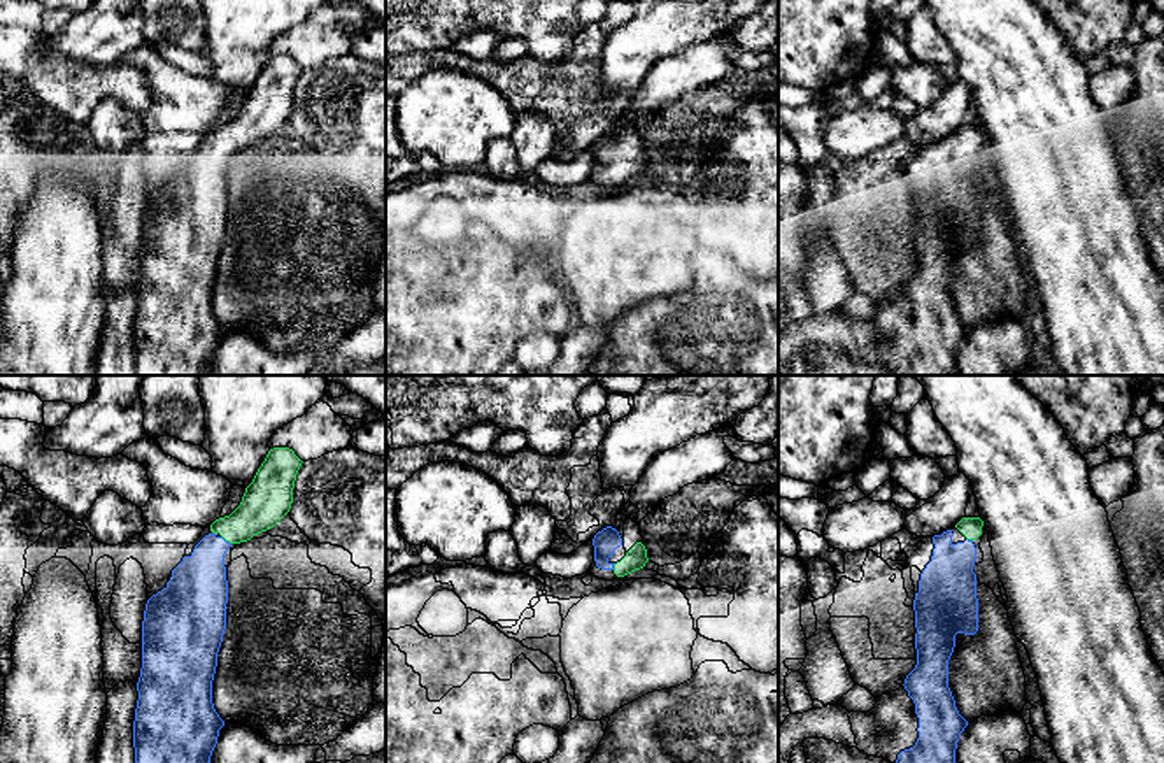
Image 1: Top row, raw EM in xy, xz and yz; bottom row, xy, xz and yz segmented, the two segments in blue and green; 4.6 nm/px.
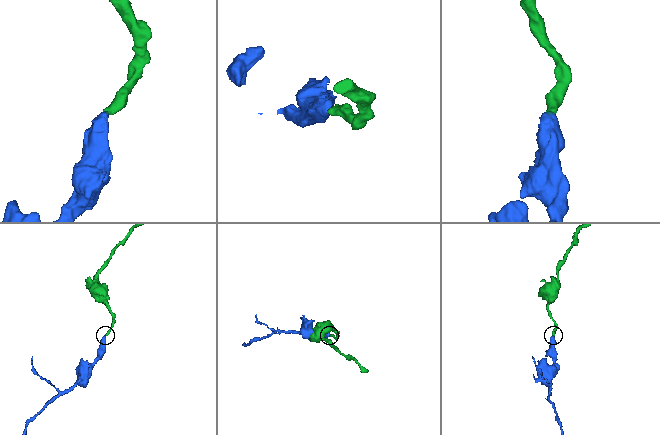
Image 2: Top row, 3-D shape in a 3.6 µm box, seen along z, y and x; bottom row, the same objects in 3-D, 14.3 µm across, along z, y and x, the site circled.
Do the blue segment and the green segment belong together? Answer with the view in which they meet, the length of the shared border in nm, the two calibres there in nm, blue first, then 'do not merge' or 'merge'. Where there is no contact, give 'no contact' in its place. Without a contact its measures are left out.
contact in xy; length 60 nm; calibres 260 and 200 nm; merge

